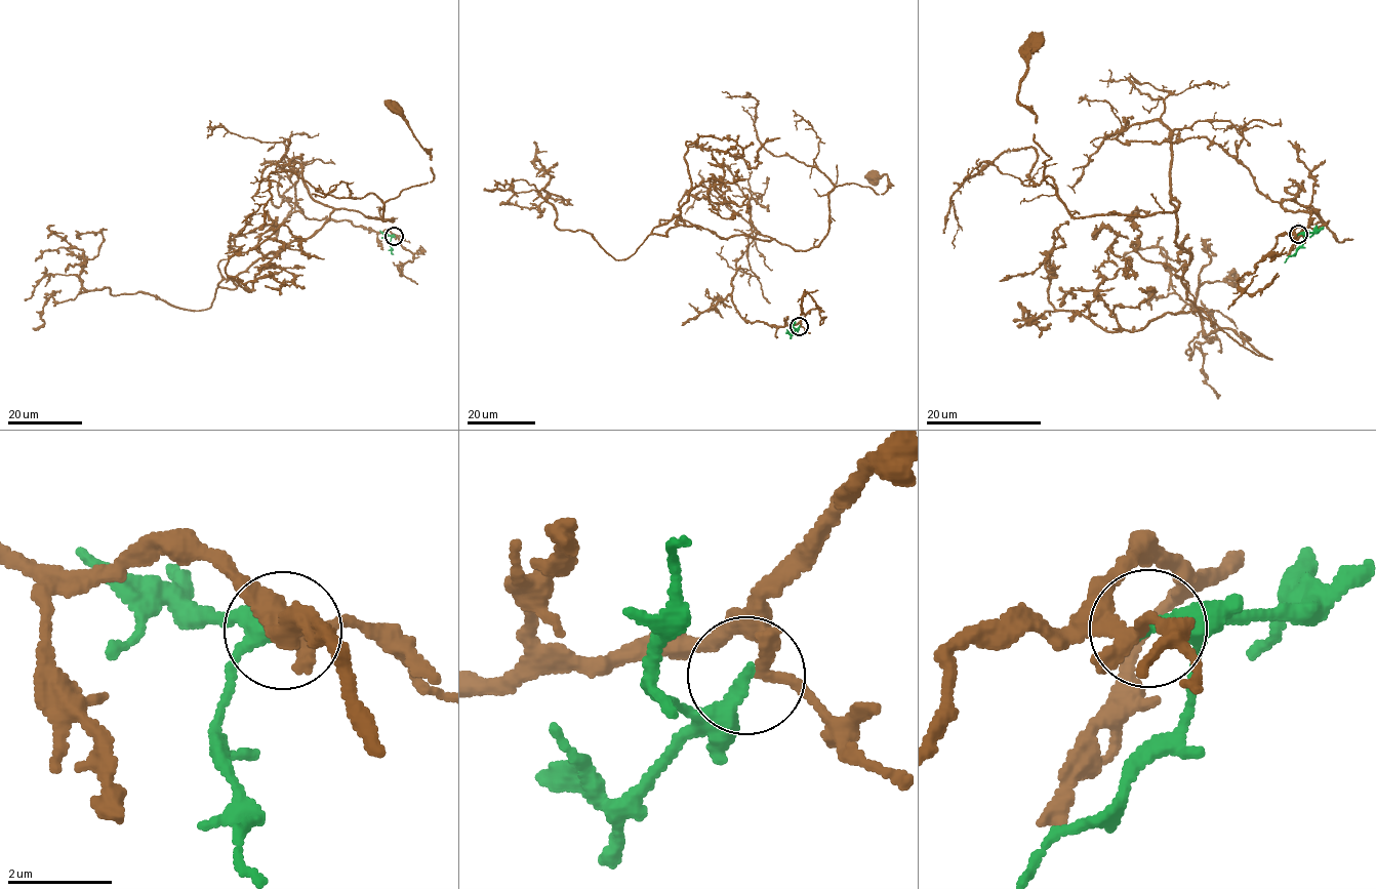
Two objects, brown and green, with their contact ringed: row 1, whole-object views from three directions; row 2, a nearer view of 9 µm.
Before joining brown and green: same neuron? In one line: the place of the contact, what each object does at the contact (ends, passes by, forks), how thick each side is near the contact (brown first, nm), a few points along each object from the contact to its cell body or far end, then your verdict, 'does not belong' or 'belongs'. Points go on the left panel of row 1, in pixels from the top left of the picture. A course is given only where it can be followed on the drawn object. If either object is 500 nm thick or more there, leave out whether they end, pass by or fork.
at (394, 236); brown forks there; green ends there; 190 nm thick on the brown side, 320 nm on the other; brown runs (394, 236), (306, 216), (299, 163), (329, 218), (204, 310), (87, 290), (84, 252), (47, 238); green runs (394, 236), (389, 244), (393, 254); belongs

